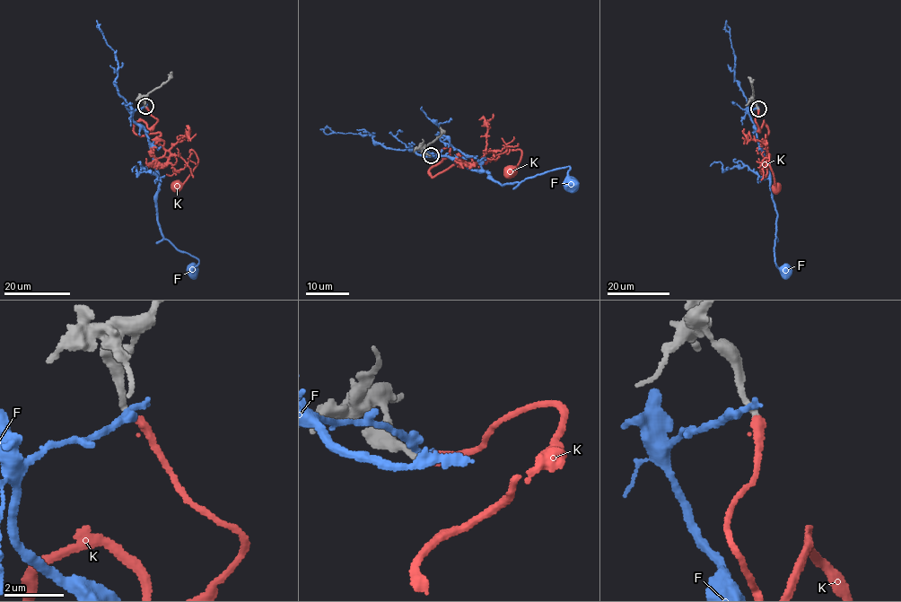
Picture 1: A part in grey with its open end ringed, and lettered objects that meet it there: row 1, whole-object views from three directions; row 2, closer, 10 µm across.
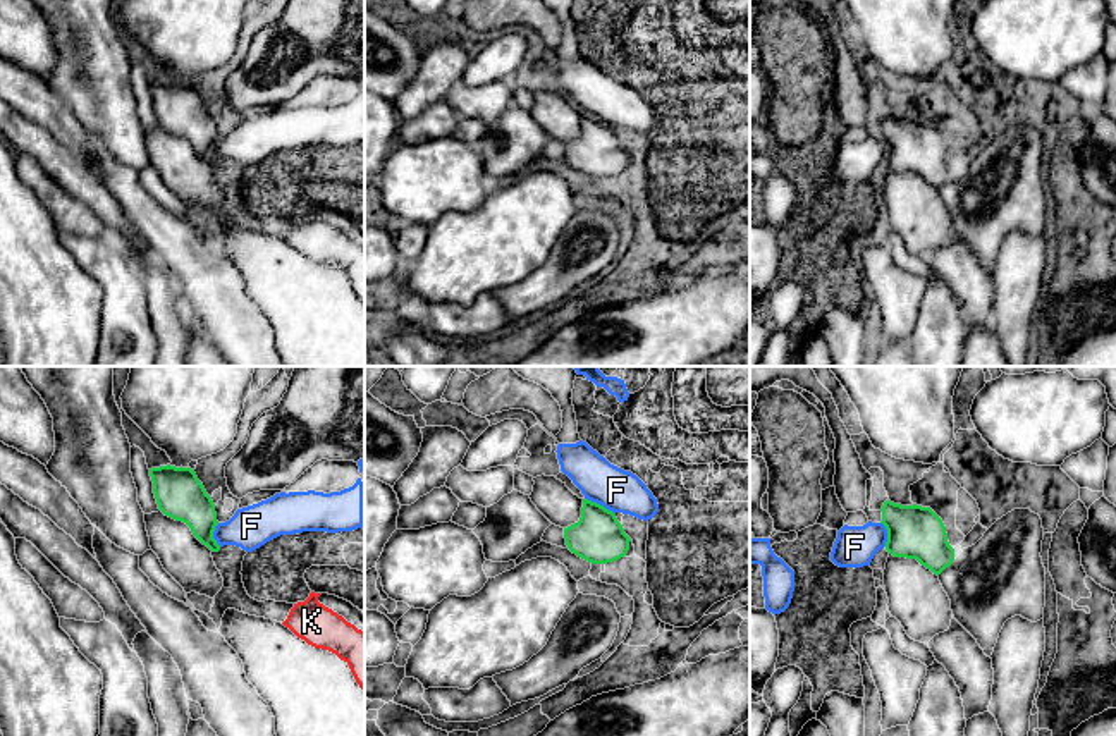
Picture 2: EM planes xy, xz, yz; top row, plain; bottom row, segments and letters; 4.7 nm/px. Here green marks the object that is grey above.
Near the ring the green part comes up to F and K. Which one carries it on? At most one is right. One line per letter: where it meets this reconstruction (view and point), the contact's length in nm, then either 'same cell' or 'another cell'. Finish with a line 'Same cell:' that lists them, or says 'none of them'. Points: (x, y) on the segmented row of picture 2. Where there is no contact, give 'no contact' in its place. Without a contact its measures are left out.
F: contact xz (599, 504); length 170 nm; another cell
K: no contact; same cell
Same cell: K

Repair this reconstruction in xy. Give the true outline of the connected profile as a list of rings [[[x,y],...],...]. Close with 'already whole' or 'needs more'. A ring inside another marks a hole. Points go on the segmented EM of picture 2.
[[[167,464],[151,468],[150,476],[158,509],[165,516],[186,523],[203,545],[218,552],[220,545],[213,538],[218,524],[215,504],[194,469]]]; already whole

